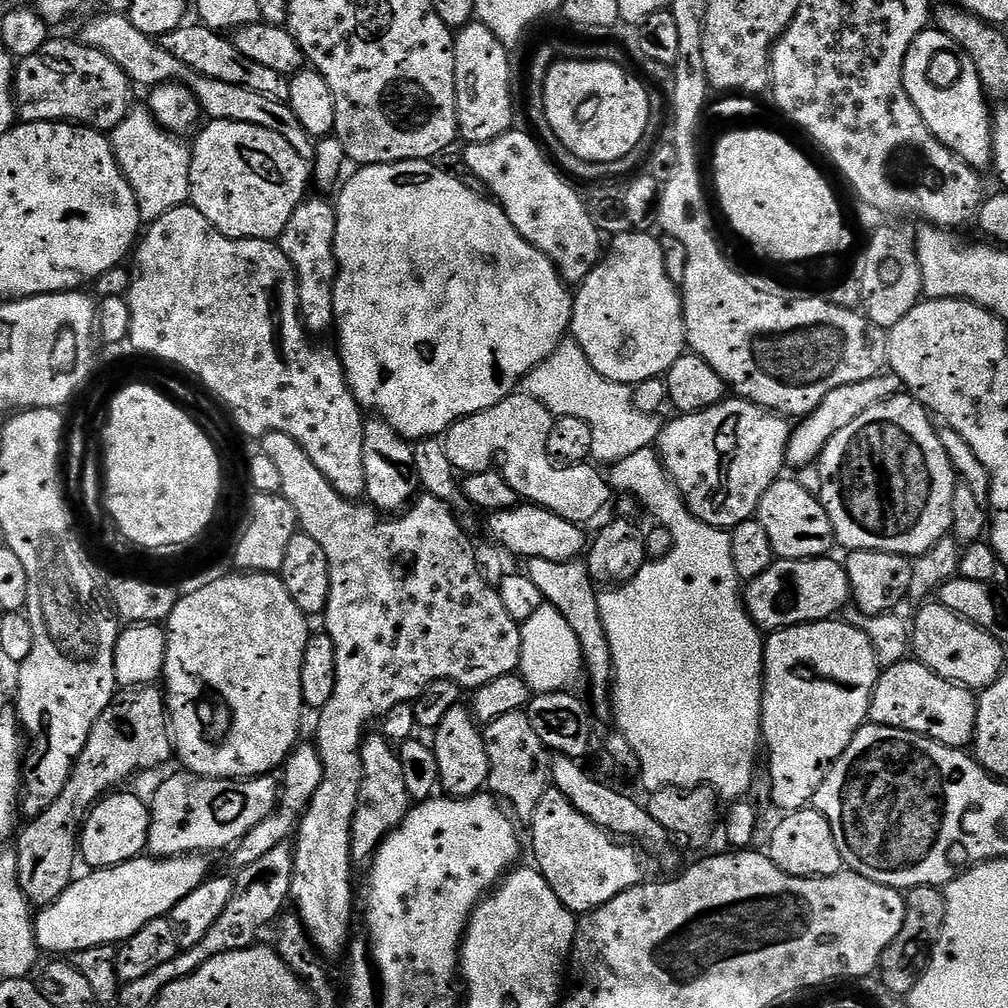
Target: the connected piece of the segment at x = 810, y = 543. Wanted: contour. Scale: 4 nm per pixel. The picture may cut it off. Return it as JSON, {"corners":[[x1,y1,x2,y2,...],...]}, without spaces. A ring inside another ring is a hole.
{"corners":[[781,478,773,482,770,490,762,494,762,502,756,507,755,519,770,538,773,557,781,560,819,560,827,557,834,548,836,535,830,522,830,514,822,506,819,495,803,488,796,480]]}

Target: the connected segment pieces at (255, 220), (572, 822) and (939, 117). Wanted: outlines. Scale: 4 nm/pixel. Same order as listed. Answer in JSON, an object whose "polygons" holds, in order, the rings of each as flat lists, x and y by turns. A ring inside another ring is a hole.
{"polygons":[[[208,120,199,129,196,144,191,145,190,190,188,199,191,207,206,214,210,222,226,238,231,240,271,240,275,241,286,230,290,214,306,199,304,192,310,188,310,164,294,151,294,146,286,142,274,130,262,130,262,126,250,126,246,122,222,122]],[[549,787,530,821,535,867,550,882,550,890,573,914,592,912,645,879,644,864,635,847,603,832,590,818,578,814,556,788]],[[929,26,910,42,904,63,904,85,910,102,914,102,918,114,922,114,922,122,930,126,930,134,934,134,942,146,977,170,991,165,993,113,990,108,988,112,988,104,984,101,984,83,978,78,972,59,945,32],[939,68,944,84,936,84,932,77]]]}

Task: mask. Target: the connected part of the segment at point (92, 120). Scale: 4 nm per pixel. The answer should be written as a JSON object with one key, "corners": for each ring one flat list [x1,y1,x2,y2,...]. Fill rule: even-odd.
{"corners":[[49,38,42,46,42,50,38,50,38,54,23,57,15,65,12,95,16,98,16,115,24,122,34,120,67,122,111,134,134,107,133,82,124,73,122,66,118,66,118,62,110,62,110,58,106,58,106,54,102,54,102,50,87,48,85,44,79,43,75,39,72,40]]}

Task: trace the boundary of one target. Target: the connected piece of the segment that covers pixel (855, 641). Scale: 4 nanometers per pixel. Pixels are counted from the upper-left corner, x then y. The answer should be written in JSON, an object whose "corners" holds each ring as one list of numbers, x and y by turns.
{"corners":[[833,618,830,620,819,620,813,624,799,624,793,628,783,628,781,632,773,632,764,641,764,697,762,698,762,714,760,715,760,726,762,729,762,744,768,748,768,759,766,765,770,770,770,775,774,782,773,802,775,807,781,813,799,812,802,808,807,808,815,801,816,792,822,786,822,782,828,777,828,772,833,764,838,762,838,758,842,758,842,754,846,750,846,746,850,746,850,742,854,738,854,734,860,728,864,727,868,720,868,711,870,710,870,702,872,695,876,689,876,683,881,674,880,661,876,659,876,651,870,642,870,638,866,638,866,634,862,634,862,630,858,630,854,626,850,626,847,619]]}

